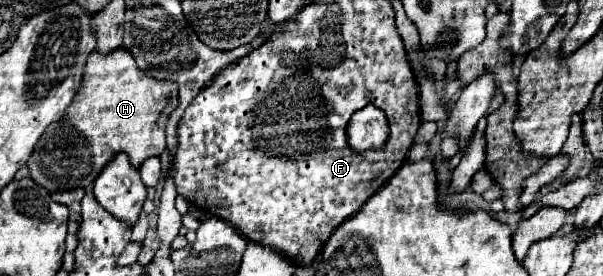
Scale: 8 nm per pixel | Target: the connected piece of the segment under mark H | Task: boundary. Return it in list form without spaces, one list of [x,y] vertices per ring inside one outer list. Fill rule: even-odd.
[[[118,48],[106,56],[92,52],[84,68],[84,84],[80,84],[80,96],[72,100],[68,112],[64,112],[64,116],[56,120],[56,124],[50,124],[44,130],[44,136],[38,140],[32,152],[32,160],[28,160],[26,164],[32,172],[30,178],[48,192],[86,188],[94,184],[96,176],[104,170],[104,166],[112,162],[112,158],[120,152],[126,152],[130,164],[138,168],[146,158],[160,156],[166,150],[166,122],[176,104],[178,84],[146,76],[134,66],[134,58],[124,48]]]

